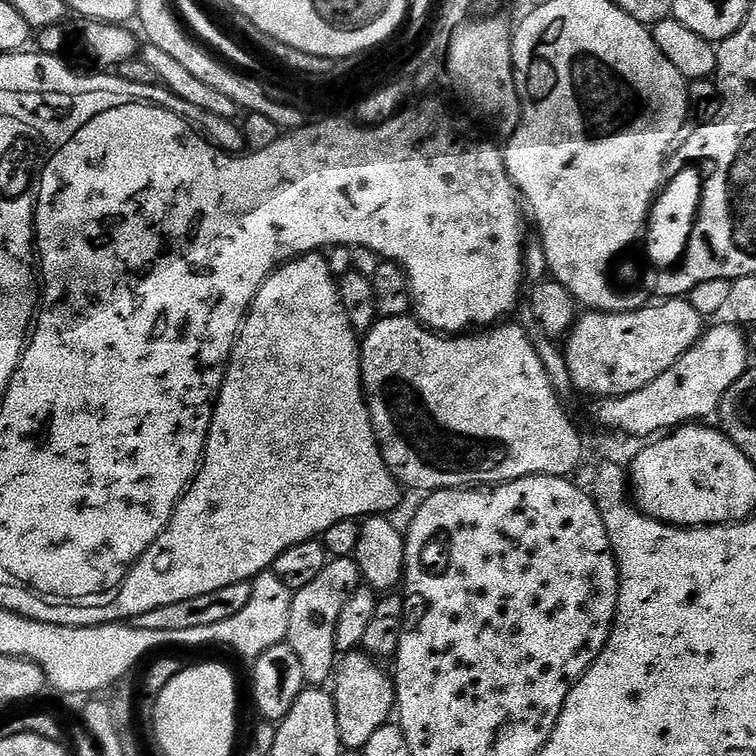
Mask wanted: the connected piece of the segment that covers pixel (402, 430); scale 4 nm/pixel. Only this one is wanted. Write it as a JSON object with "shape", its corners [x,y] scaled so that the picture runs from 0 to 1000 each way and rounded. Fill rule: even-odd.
{"shape":[[[544,417],[509,418],[499,422],[497,430],[488,439],[480,440],[476,456],[476,483],[481,501],[481,521],[487,530],[492,566],[497,571],[497,583],[503,586],[503,598],[508,602],[511,616],[522,627],[536,647],[557,646],[557,652],[570,653],[585,646],[671,640],[673,635],[689,635],[697,630],[751,632],[758,628],[755,624],[767,614],[767,602],[772,598],[767,571],[757,562],[750,542],[741,536],[742,525],[730,509],[729,500],[724,497],[710,464],[701,455],[701,447],[683,426],[667,426],[649,437],[635,437],[628,442],[578,442],[562,434]]]}

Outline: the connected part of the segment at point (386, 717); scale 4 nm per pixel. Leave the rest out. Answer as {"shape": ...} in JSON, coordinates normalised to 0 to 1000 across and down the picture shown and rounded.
{"shape":[[[462,862],[446,877],[437,914],[447,944],[447,971],[456,991],[479,992],[484,981],[520,951],[524,935],[524,906],[520,896],[507,889],[504,880],[485,862]]]}

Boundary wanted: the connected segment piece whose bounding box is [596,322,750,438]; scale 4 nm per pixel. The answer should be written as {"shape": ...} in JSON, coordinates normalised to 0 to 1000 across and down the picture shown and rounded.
{"shape":[[[962,427],[948,434],[938,433],[926,451],[906,471],[897,474],[881,495],[865,500],[860,511],[849,511],[849,516],[839,521],[795,528],[794,541],[788,545],[795,563],[811,566],[810,571],[815,574],[862,579],[874,569],[893,569],[911,558],[930,557],[930,550],[940,545],[943,549],[960,516],[966,516],[992,485],[988,447],[972,427]]]}

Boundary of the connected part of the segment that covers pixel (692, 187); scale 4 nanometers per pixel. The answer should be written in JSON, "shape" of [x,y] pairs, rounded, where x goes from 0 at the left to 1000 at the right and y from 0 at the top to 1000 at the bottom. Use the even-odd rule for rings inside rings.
{"shape":[[[907,220],[902,226],[890,229],[869,258],[852,307],[853,340],[860,349],[865,349],[864,353],[882,357],[893,353],[903,343],[911,315],[915,313],[922,283],[926,280],[930,239],[929,228],[926,230],[915,224],[915,220]]]}

